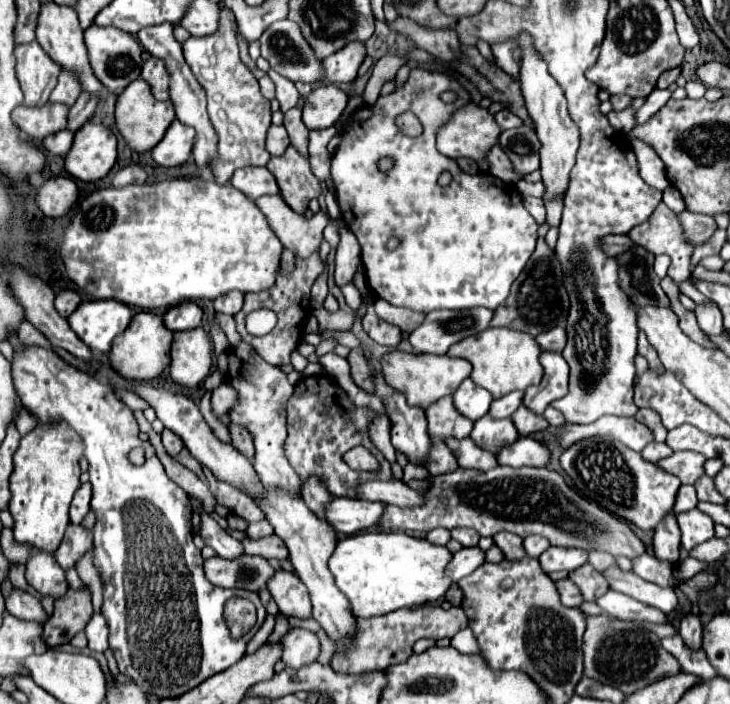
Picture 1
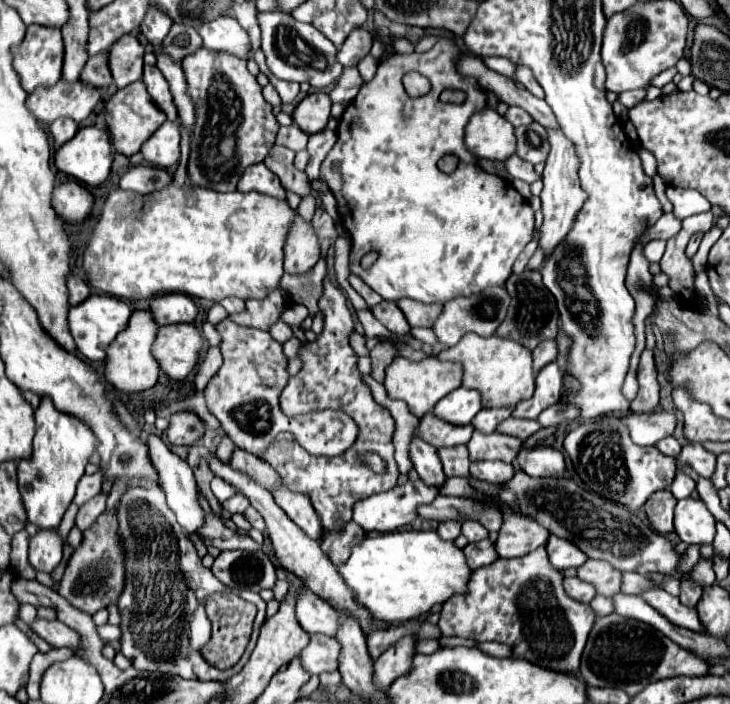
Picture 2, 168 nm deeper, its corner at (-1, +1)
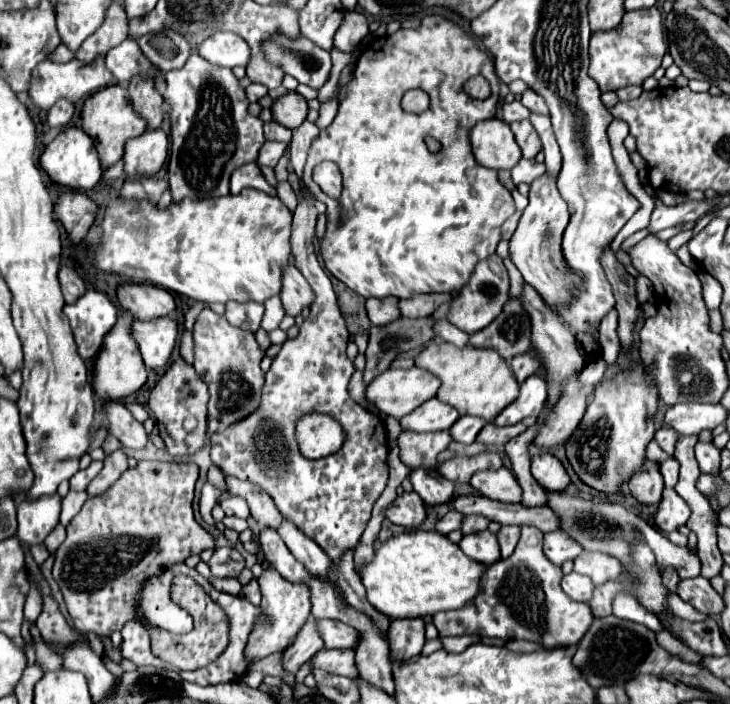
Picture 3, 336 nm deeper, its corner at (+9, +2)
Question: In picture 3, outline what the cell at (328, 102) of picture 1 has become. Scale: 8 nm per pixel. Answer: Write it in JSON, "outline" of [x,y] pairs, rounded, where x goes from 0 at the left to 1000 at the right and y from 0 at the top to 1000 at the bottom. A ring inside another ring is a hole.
{"outline":[[[389,132],[381,138],[373,149],[373,166],[378,175],[395,180],[395,183],[408,183],[422,163],[422,146],[414,135],[408,132]]]}

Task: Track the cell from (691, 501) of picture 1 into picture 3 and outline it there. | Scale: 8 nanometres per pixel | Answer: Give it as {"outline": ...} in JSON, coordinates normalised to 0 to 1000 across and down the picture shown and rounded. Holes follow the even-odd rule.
{"outline":[[[915,652],[904,661],[904,672],[910,678],[910,689],[912,692],[923,692],[929,686],[929,661],[926,661],[926,652]]]}

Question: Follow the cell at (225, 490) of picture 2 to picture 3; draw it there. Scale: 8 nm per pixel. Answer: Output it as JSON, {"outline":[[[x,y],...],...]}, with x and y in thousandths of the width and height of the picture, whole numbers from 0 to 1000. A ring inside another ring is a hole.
{"outline":[[[282,686],[277,693],[273,714],[274,729],[277,729],[277,734],[279,734],[279,740],[282,740],[285,746],[295,746],[289,727],[305,700],[307,697],[304,697],[304,695],[296,695],[296,692],[288,689],[288,686]]]}

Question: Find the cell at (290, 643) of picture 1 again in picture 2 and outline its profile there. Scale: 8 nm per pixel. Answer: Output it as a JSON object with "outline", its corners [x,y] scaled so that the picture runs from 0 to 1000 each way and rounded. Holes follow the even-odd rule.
{"outline":[[[433,901],[425,906],[425,915],[414,923],[411,938],[414,938],[414,946],[425,957],[455,955],[455,952],[463,952],[466,923],[468,923],[468,918],[463,918],[460,906]]]}

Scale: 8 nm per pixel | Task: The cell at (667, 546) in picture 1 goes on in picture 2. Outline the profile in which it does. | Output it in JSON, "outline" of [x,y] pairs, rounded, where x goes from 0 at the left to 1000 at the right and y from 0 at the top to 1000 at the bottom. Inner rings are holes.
{"outline":[[[904,696],[901,702],[893,702],[888,710],[885,710],[885,730],[888,730],[888,739],[893,741],[893,747],[912,759],[912,756],[921,756],[923,753],[923,719],[926,719],[926,707],[918,702],[918,696]]]}

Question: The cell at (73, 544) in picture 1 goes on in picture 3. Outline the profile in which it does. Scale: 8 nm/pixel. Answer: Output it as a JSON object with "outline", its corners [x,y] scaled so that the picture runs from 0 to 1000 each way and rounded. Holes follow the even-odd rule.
{"outline":[[[167,638],[156,641],[151,649],[142,652],[142,666],[132,675],[132,680],[121,689],[118,700],[121,706],[132,706],[132,703],[140,703],[145,700],[159,683],[162,678],[175,666],[175,658],[173,658],[173,643]]]}

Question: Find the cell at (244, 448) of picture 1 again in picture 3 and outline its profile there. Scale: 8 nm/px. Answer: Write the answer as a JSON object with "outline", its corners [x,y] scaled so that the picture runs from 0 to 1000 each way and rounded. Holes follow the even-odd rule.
{"outline":[[[310,675],[310,692],[318,703],[329,703],[337,709],[345,734],[362,749],[375,749],[381,751],[384,746],[384,726],[378,723],[378,714],[373,712],[373,706],[351,686],[345,683],[329,683],[318,675]]]}

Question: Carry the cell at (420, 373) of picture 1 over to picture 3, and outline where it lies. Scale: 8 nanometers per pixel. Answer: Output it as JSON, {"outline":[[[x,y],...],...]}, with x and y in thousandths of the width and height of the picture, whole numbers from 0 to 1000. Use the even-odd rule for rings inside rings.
{"outline":[[[575,521],[529,524],[501,553],[501,564],[529,589],[551,595],[581,570],[597,564],[603,538]]]}

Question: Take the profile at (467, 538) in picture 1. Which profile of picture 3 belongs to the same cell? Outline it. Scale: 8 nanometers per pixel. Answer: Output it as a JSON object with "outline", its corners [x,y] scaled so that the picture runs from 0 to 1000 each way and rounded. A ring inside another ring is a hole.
{"outline":[[[641,732],[641,734],[636,734],[630,751],[633,751],[636,760],[644,760],[644,757],[655,757],[655,754],[666,751],[668,743],[671,743],[671,740],[668,740],[666,734],[658,734],[658,732]]]}

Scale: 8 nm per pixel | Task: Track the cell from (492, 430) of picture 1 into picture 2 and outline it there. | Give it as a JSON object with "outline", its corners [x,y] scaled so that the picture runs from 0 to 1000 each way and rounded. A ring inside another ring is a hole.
{"outline":[[[649,614],[641,628],[647,656],[658,656],[658,653],[704,656],[712,636],[715,636],[715,625],[704,619],[682,616],[682,614],[674,614],[674,616]]]}

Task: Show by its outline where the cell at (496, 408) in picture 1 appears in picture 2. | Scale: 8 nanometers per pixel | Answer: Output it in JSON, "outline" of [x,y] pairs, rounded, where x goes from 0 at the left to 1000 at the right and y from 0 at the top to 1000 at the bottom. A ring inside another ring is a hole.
{"outline":[[[663,580],[649,591],[647,605],[660,614],[660,616],[671,616],[679,611],[679,605],[693,597],[701,588],[701,580]]]}

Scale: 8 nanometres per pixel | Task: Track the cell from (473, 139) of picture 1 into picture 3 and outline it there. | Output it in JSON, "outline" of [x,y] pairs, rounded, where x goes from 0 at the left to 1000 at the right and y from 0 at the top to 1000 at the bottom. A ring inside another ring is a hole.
{"outline":[[[666,169],[647,180],[644,203],[652,229],[674,240],[699,240],[712,229],[715,217],[704,200],[704,189],[688,169]]]}

